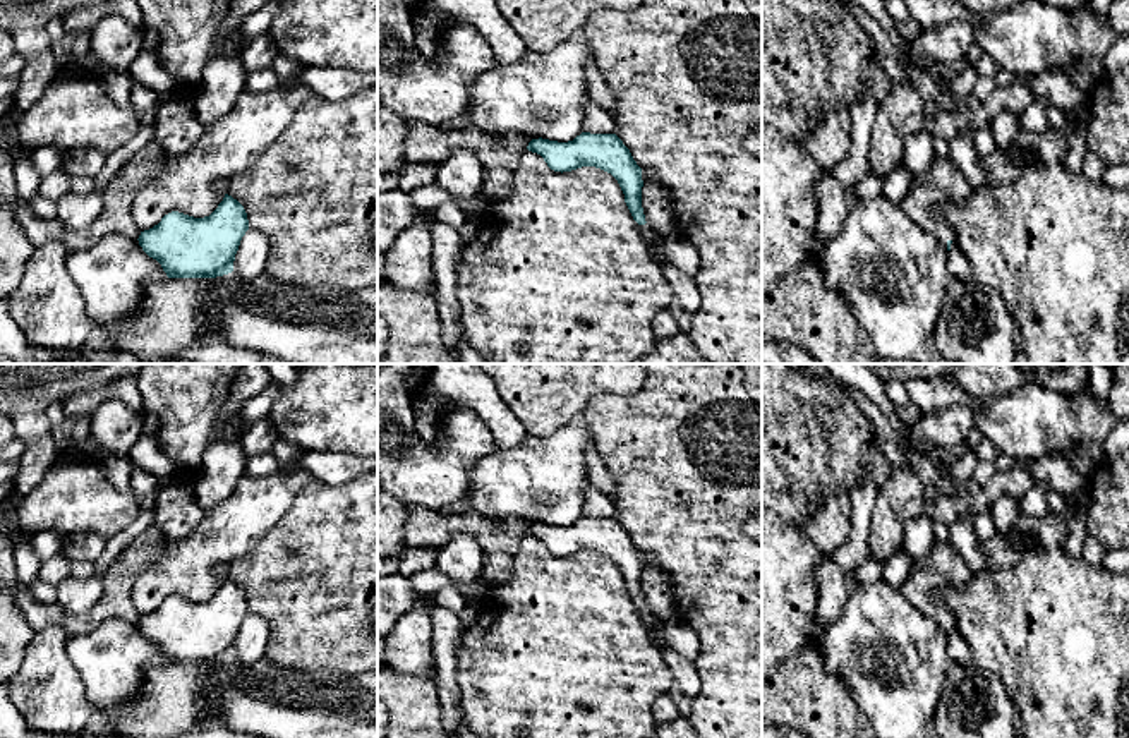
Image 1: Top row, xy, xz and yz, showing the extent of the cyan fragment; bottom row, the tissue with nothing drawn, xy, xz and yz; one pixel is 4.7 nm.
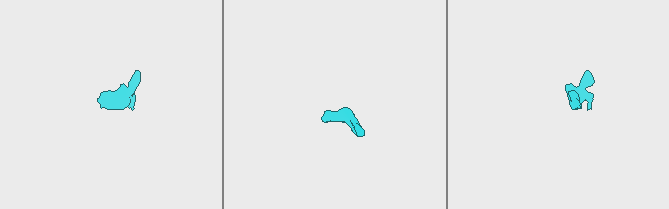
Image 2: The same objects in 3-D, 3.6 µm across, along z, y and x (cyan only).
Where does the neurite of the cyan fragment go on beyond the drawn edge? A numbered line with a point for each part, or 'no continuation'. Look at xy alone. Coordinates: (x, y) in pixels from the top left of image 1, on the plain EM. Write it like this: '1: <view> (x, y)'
no continuation

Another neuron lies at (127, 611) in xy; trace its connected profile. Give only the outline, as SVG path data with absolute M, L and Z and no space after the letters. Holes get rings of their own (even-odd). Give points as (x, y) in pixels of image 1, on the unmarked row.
M156 523L136 537L106 570L103 594L89 613L72 614L58 602L39 604L31 594L31 585L21 580L15 584L12 596L34 632L60 626L69 637L79 637L112 618L139 623L141 614L130 602L132 584L139 573L160 558L166 542Z

